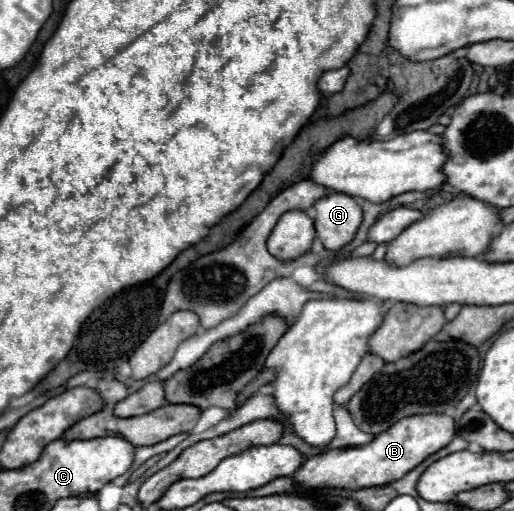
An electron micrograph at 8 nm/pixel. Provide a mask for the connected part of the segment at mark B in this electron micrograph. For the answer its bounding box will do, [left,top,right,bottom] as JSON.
[294,413,456,489]

